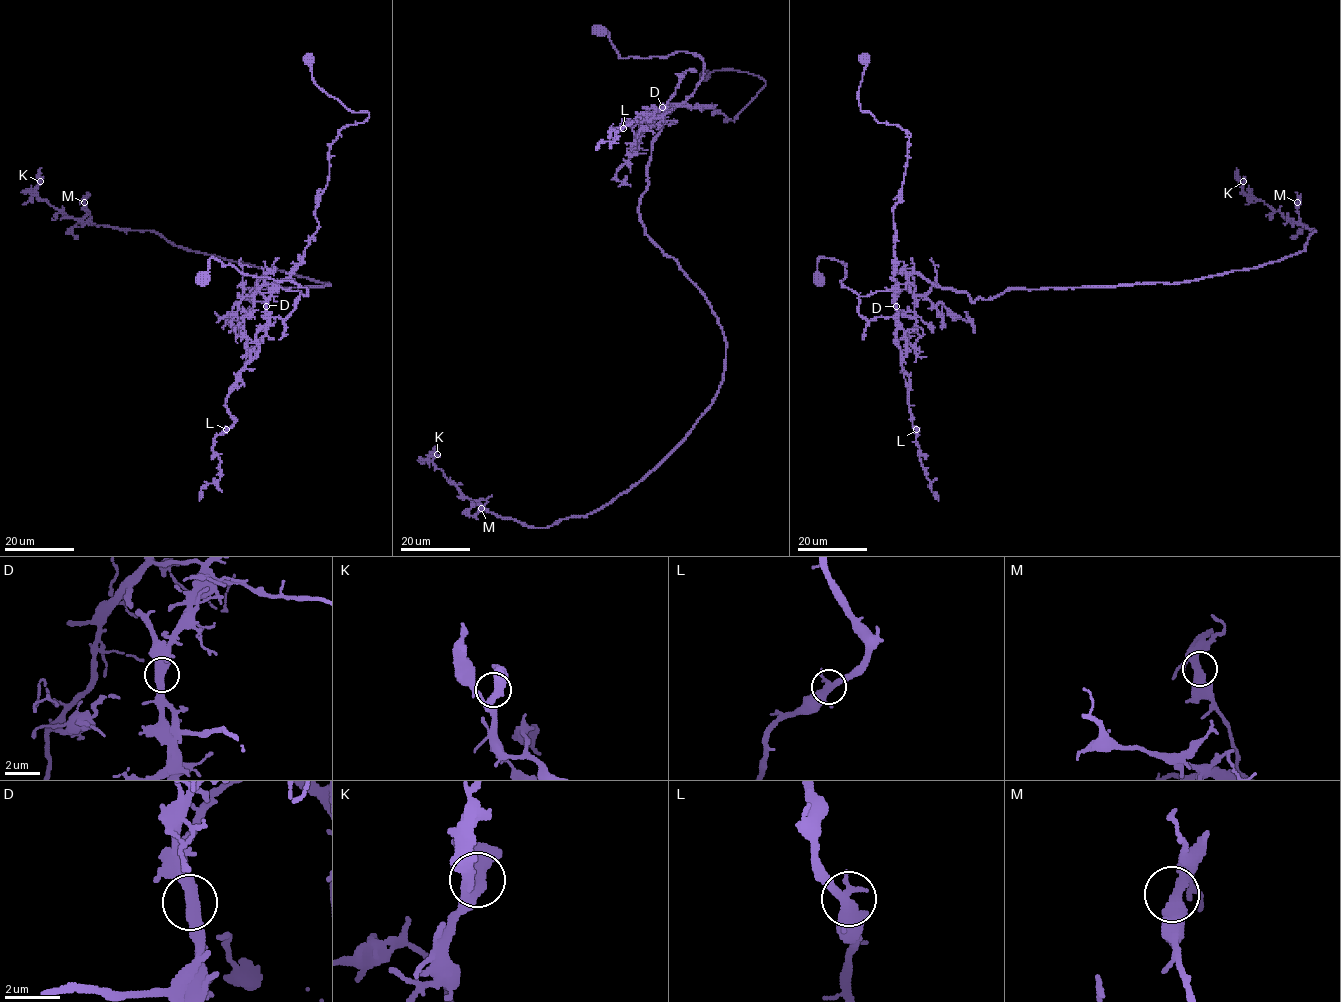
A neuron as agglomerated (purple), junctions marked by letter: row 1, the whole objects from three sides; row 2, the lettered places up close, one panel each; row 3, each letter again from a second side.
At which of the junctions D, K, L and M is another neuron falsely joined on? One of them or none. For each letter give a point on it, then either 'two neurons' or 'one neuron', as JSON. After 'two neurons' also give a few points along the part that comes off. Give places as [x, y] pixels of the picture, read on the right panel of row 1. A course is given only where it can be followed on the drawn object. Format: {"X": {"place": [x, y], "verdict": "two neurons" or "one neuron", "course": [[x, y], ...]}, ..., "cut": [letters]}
{"D": {"place": [896, 306], "verdict": "two neurons", "course": [[895, 306], [893, 208], [910, 134], [861, 111], [857, 95], [868, 53]]}, "K": {"place": [1243, 181], "verdict": "one neuron"}, "L": {"place": [916, 429], "verdict": "one neuron"}, "M": {"place": [1297, 202], "verdict": "one neuron"}, "cut": ["D"]}

